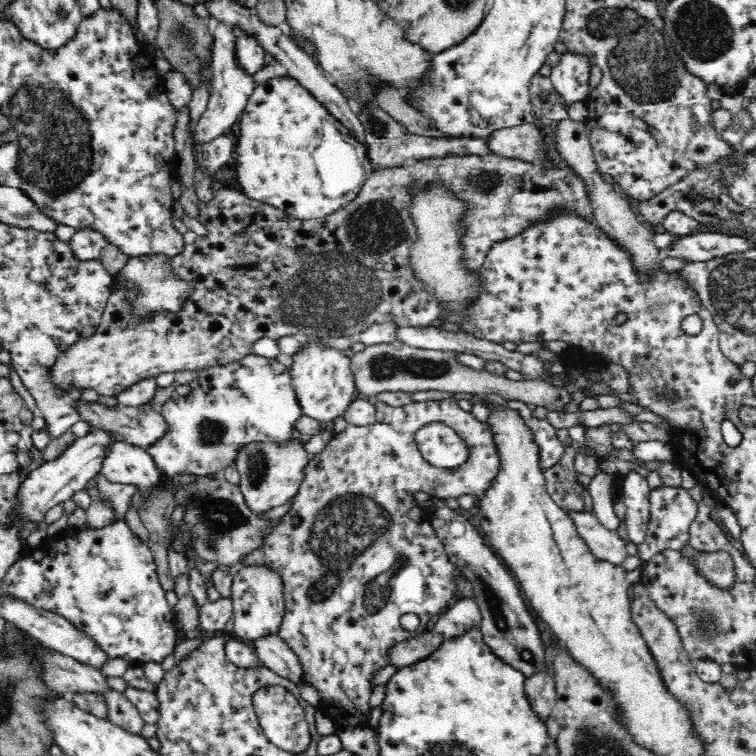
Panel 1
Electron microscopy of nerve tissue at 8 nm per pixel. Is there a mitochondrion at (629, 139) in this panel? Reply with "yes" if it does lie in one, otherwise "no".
no

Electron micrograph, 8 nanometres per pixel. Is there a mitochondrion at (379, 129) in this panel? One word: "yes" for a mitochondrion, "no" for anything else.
yes

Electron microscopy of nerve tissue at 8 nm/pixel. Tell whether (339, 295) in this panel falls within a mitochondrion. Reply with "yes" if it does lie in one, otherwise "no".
yes

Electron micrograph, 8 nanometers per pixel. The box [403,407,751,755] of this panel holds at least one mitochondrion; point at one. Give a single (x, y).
(705, 625)

